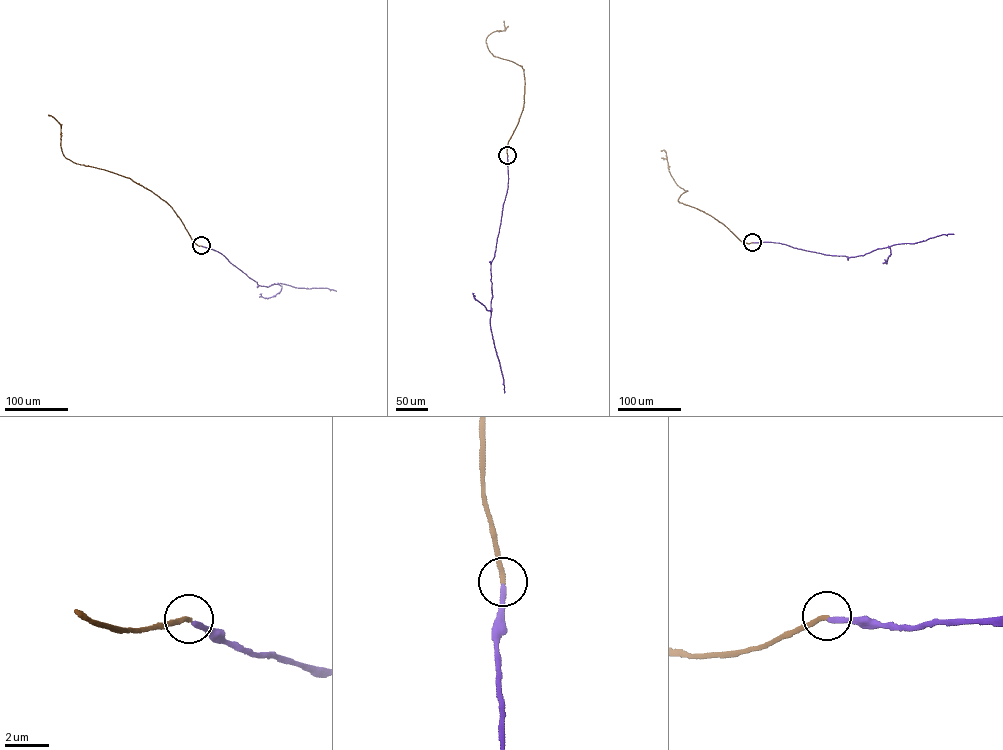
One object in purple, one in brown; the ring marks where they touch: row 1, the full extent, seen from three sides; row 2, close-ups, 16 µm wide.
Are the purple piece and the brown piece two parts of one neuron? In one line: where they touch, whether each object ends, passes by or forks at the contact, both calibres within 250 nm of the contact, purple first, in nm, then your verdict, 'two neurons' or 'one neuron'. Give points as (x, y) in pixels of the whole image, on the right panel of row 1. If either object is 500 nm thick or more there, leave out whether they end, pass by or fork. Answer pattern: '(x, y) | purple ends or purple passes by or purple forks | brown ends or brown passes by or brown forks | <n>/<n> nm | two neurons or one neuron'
(752, 242) | purple ends | brown ends | 220/240 nm | two neurons

